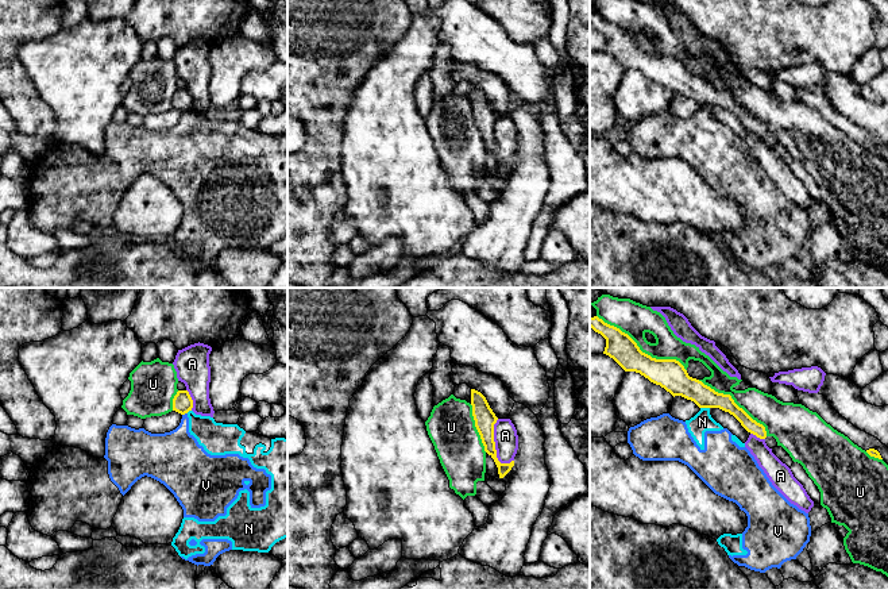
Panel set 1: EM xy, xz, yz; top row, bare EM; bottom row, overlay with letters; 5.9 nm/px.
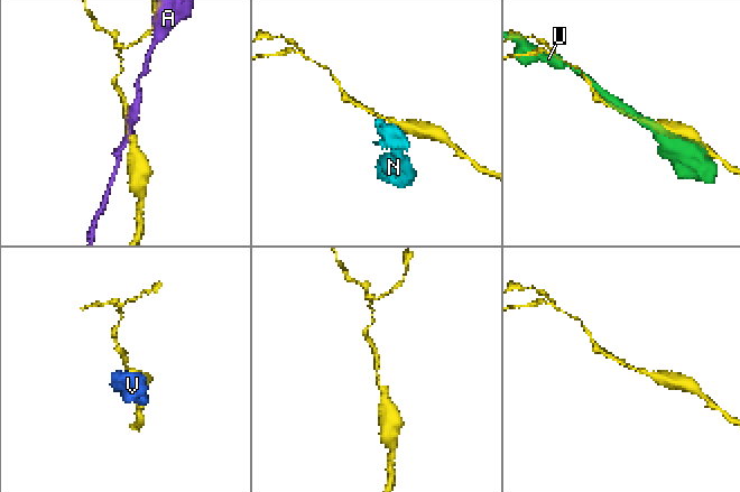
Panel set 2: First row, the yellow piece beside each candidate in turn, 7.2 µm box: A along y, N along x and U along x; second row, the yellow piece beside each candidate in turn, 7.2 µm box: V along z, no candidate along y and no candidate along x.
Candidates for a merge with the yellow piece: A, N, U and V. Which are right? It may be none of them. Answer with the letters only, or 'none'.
none

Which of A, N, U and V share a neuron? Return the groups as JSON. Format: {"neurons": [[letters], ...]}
{"neurons": [["A"], ["N", "V"], ["U"]]}

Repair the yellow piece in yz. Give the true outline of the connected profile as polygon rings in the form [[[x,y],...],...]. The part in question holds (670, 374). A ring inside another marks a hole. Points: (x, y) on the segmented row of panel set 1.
[[[598,316],[590,317],[590,327],[606,339],[603,354],[613,358],[625,372],[640,373],[673,397],[682,396],[694,401],[699,408],[719,408],[729,412],[748,432],[760,439],[767,438],[765,427],[740,408],[730,394],[718,393],[702,381],[690,377],[679,361],[652,358],[642,353],[628,334]]]

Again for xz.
[[[471,389],[471,405],[475,427],[480,435],[484,451],[494,459],[498,467],[499,478],[503,478],[514,466],[514,461],[510,463],[501,463],[497,458],[494,424],[497,423],[498,417],[490,408],[486,397],[475,389]]]

